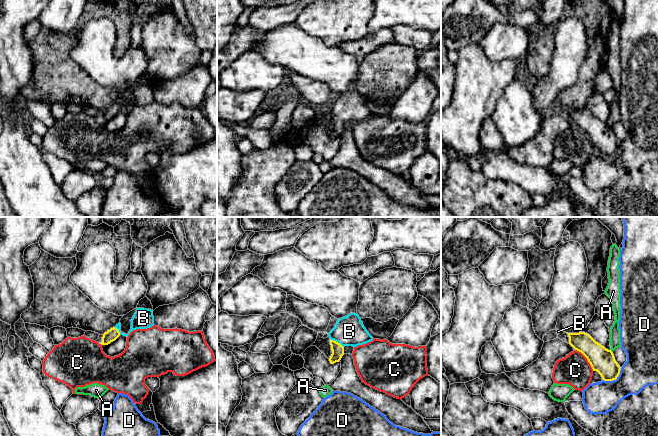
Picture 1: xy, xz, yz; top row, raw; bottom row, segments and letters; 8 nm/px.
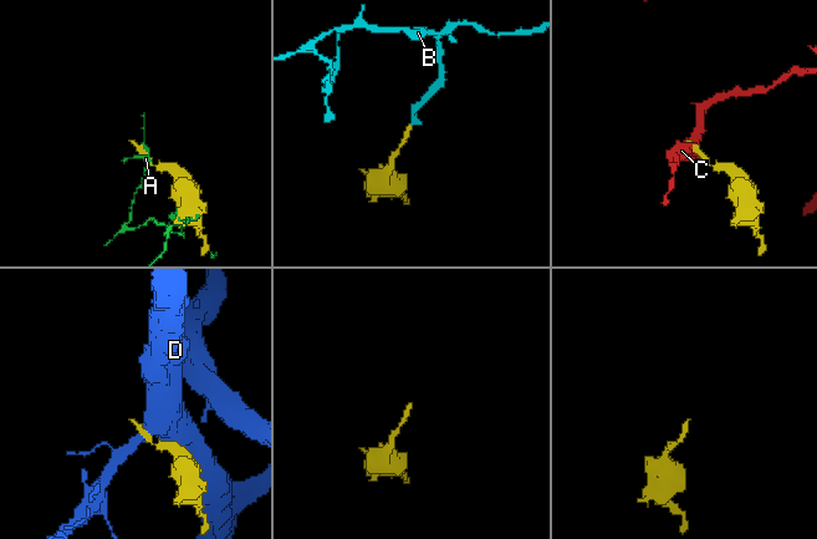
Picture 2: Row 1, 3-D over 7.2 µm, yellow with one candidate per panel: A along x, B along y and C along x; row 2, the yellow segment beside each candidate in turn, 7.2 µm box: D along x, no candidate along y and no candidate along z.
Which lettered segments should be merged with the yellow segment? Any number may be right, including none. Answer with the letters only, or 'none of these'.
B

